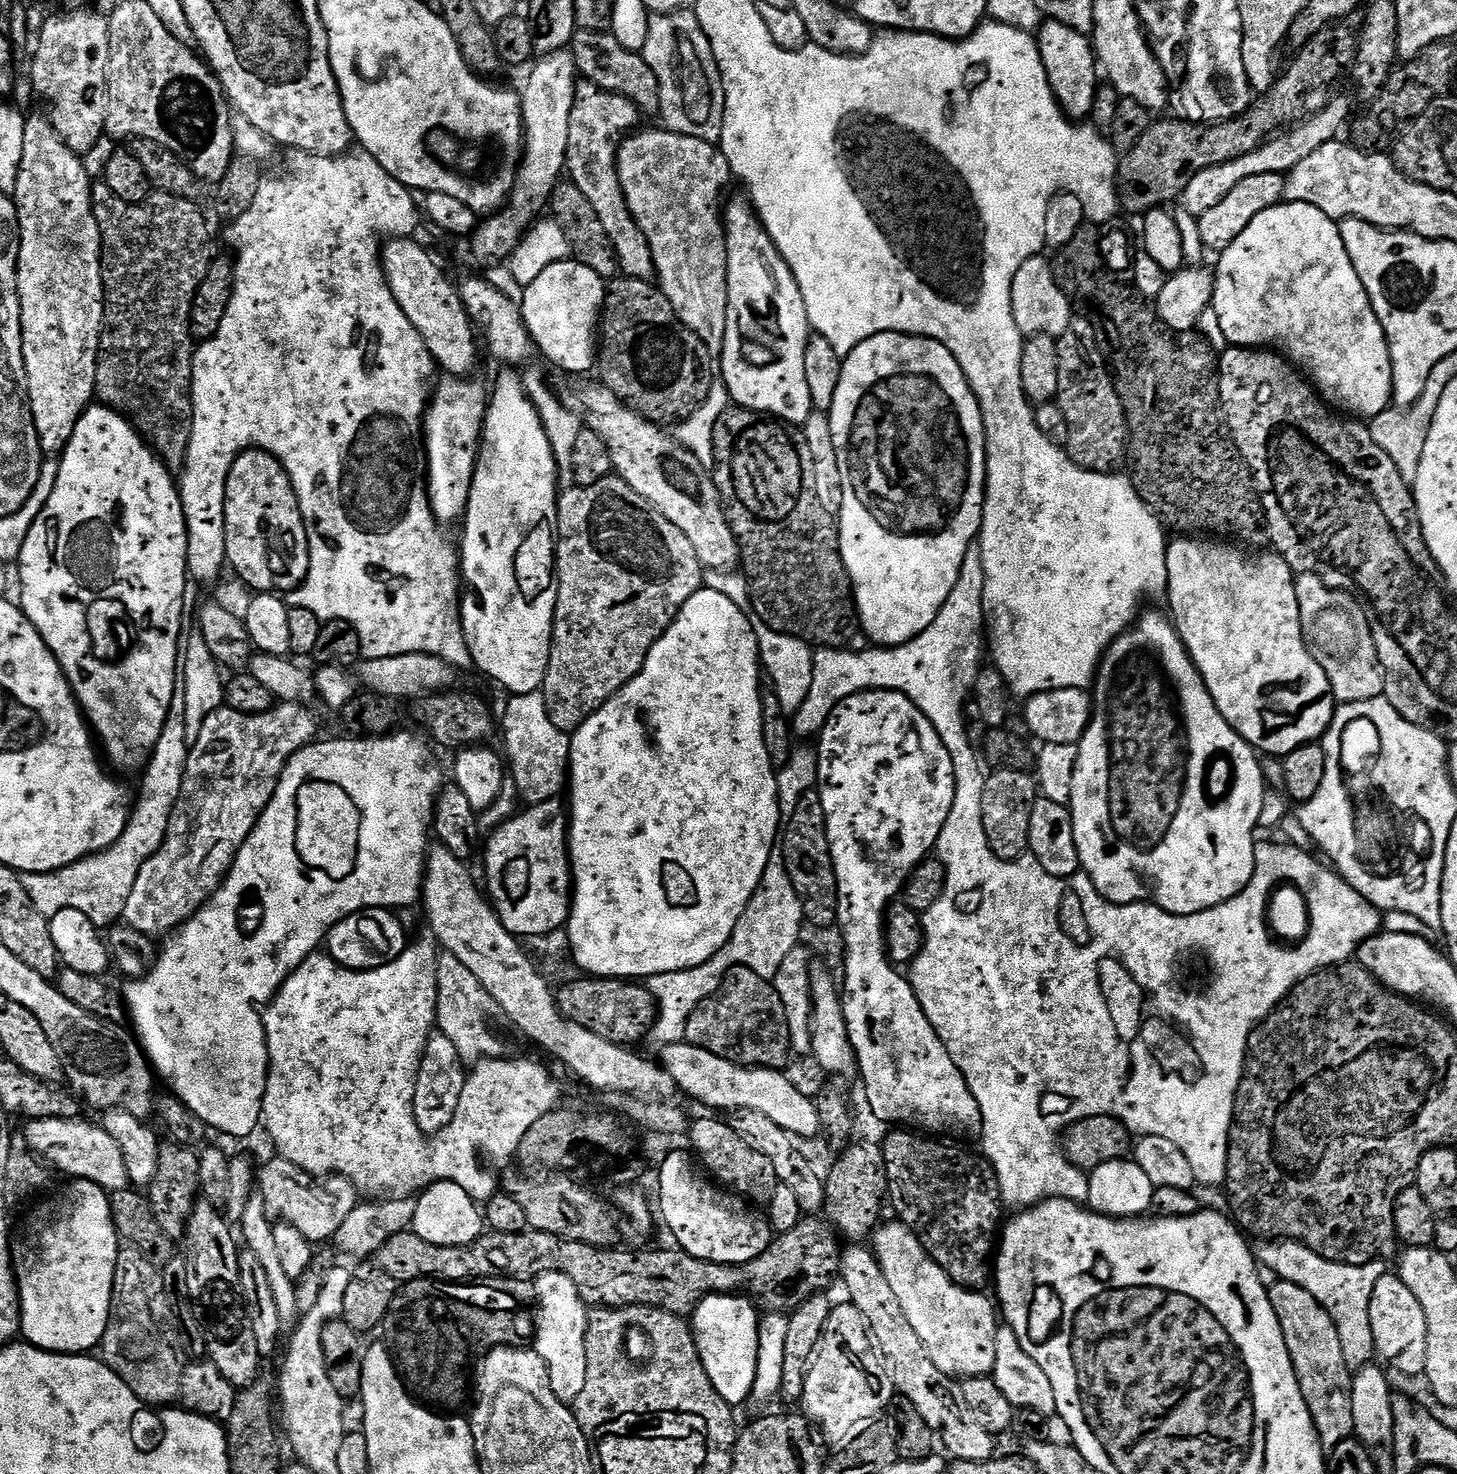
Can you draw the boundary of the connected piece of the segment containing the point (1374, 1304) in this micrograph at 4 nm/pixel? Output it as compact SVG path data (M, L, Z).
M1389 1274L1378 1278L1374 1294L1370 1294L1370 1330L1374 1330L1376 1356L1384 1359L1383 1363L1393 1373L1401 1372L1404 1376L1425 1375L1428 1341L1426 1310L1422 1310L1422 1302L1418 1302L1418 1298L1410 1294L1410 1286L1406 1286L1406 1282L1402 1282L1399 1275Z

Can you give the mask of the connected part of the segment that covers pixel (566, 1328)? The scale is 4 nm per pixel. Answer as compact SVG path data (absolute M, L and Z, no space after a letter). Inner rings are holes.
M547 1272L535 1277L538 1315L534 1350L546 1362L550 1374L550 1390L562 1403L575 1405L578 1394L586 1387L586 1326L589 1305L578 1294L578 1286L561 1272Z

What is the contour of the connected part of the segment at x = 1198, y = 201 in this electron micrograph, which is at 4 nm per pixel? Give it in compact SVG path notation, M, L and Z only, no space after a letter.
M1333 95L1328 105L1317 116L1310 116L1299 124L1281 131L1258 150L1250 154L1242 154L1242 158L1237 160L1210 166L1210 170L1202 170L1202 174L1194 174L1194 178L1190 178L1190 186L1186 186L1182 197L1183 208L1190 210L1192 216L1199 218L1202 214L1206 214L1206 210L1218 206L1218 202L1222 202L1222 198L1226 198L1226 194L1230 194L1230 190L1238 186L1238 182L1243 182L1246 178L1254 178L1258 174L1287 174L1294 166L1298 166L1298 162L1302 162L1302 158L1314 154L1318 146L1326 146L1326 142L1337 139L1341 135L1340 127L1344 123L1345 125L1349 123L1348 115L1352 112L1351 102L1340 95Z

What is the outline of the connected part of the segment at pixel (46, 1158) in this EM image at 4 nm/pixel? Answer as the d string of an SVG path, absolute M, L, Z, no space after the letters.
M42 1118L28 1120L26 1126L22 1135L29 1148L55 1171L57 1168L58 1171L65 1172L72 1180L94 1182L109 1194L123 1192L129 1187L122 1150L118 1150L118 1142L114 1142L114 1138L110 1138L110 1134L106 1134L106 1130L99 1123L87 1124L84 1118Z

